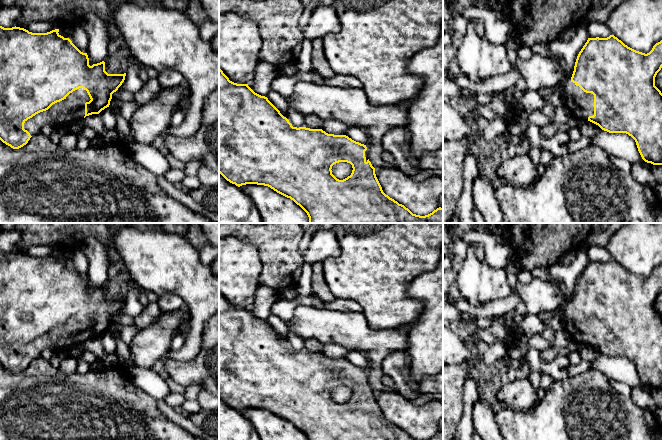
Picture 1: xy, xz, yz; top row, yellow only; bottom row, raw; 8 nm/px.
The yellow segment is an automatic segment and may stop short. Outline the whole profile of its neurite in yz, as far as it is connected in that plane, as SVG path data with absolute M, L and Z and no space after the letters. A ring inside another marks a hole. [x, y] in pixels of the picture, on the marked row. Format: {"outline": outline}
{"outline": "M614 35L588 38L577 56L564 105L579 120L588 120L609 133L628 134L635 140L645 162L662 165L662 93L655 86L655 77L661 68L662 40L645 54L628 47Z"}

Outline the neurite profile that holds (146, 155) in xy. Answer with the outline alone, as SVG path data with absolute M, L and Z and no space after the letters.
M132 141L125 148L135 162L157 177L165 176L171 169L166 156L155 148L153 144L140 144Z

